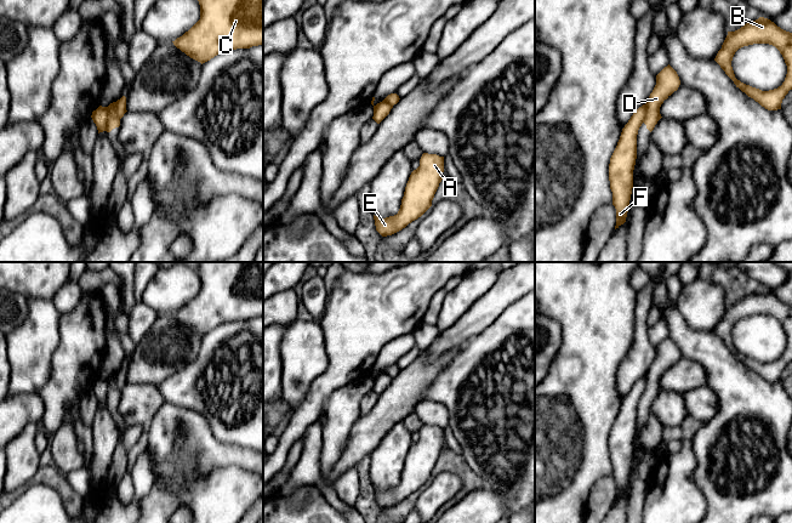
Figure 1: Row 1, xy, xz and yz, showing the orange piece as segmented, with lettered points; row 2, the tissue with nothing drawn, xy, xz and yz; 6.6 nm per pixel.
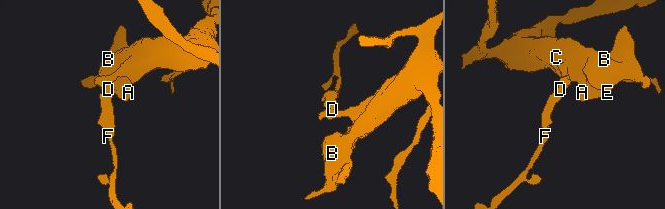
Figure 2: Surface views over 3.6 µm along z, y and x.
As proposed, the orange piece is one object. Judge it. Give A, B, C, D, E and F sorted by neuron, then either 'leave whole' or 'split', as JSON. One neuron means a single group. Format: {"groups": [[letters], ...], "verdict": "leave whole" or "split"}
{"groups": [["A", "B", "C", "D", "E"], ["F"]], "verdict": "split"}

